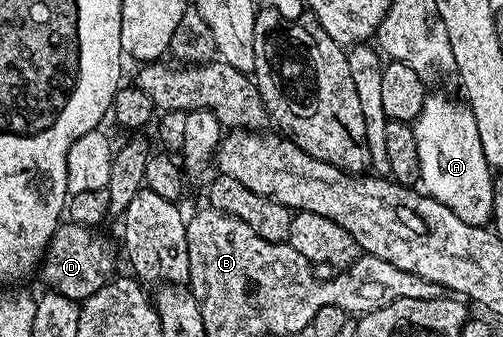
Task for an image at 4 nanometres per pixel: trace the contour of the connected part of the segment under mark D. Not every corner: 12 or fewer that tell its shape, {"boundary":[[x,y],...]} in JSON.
{"boundary":[[60,222],[43,254],[50,290],[82,301],[116,274],[98,230]]}

